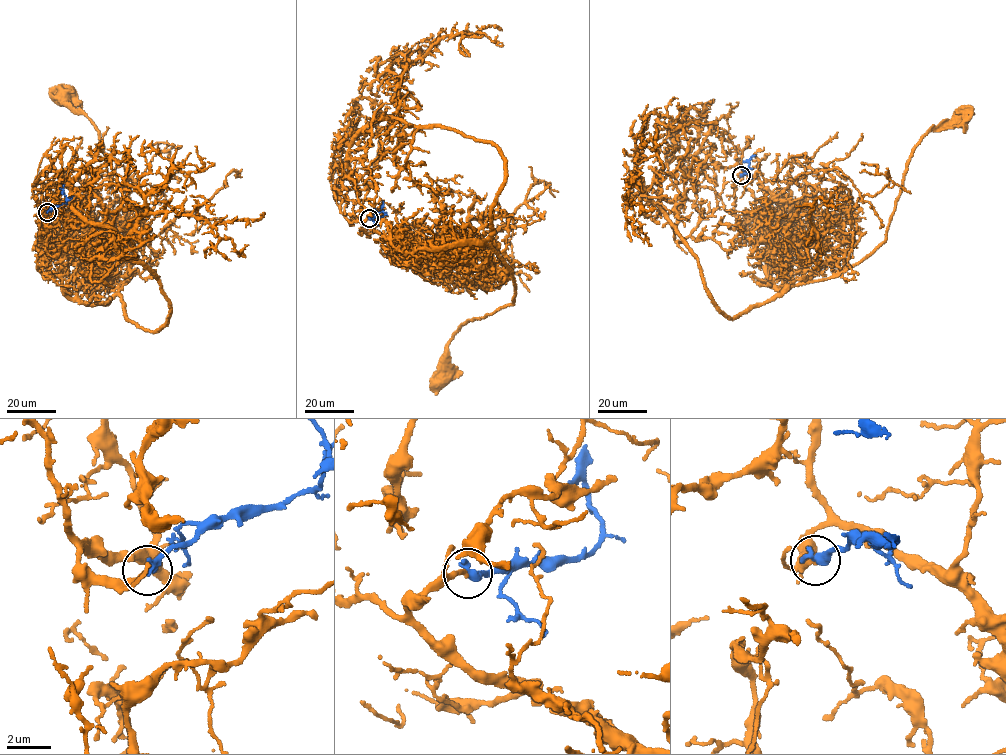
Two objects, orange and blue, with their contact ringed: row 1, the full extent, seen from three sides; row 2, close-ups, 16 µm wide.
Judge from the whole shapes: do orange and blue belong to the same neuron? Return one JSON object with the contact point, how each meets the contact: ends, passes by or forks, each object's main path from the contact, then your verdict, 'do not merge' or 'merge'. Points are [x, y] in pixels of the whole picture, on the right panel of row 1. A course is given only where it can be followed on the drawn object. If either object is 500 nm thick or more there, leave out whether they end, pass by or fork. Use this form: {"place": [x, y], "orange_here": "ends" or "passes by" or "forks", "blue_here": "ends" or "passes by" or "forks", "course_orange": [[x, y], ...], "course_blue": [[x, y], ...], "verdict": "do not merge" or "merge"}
{"place": [741, 175], "orange_here": "ends", "blue_here": "ends", "course_orange": [[741, 175], [762, 184], [777, 229], [768, 250], [774, 285], [823, 280], [885, 240], [913, 151], [959, 117]], "course_blue": [[741, 175], [750, 174], [747, 167], [754, 155]], "verdict": "merge"}

